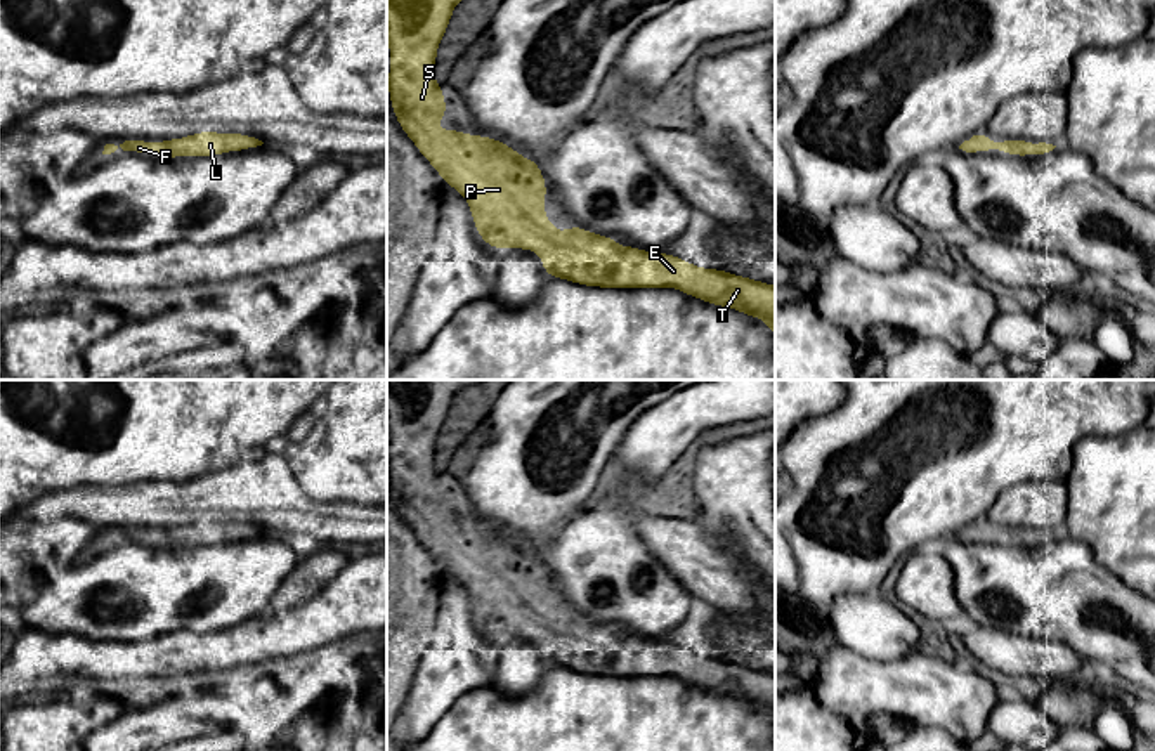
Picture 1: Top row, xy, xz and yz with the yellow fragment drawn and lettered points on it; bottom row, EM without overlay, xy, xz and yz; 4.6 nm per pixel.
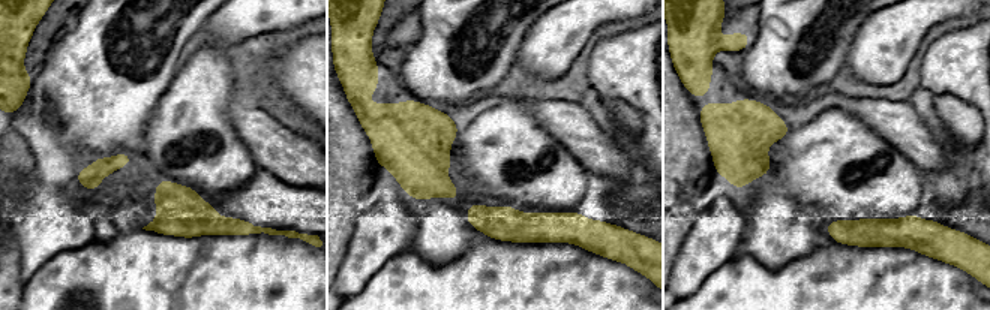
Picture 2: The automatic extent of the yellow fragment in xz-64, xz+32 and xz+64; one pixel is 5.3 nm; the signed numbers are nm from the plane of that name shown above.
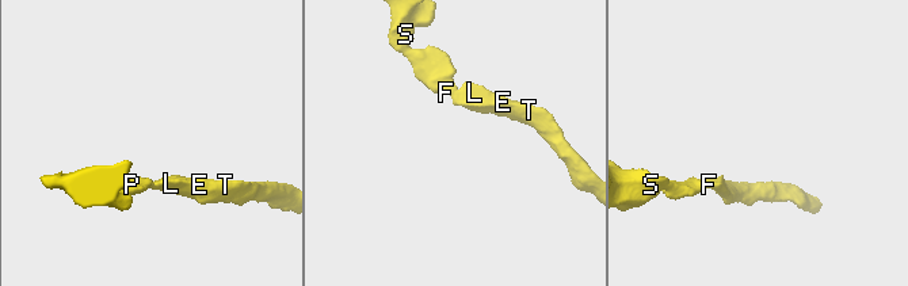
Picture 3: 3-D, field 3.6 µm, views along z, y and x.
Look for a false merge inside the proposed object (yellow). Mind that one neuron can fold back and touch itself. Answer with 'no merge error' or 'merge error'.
no merge error

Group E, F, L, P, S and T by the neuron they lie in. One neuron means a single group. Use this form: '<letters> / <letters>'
E F L P S T

